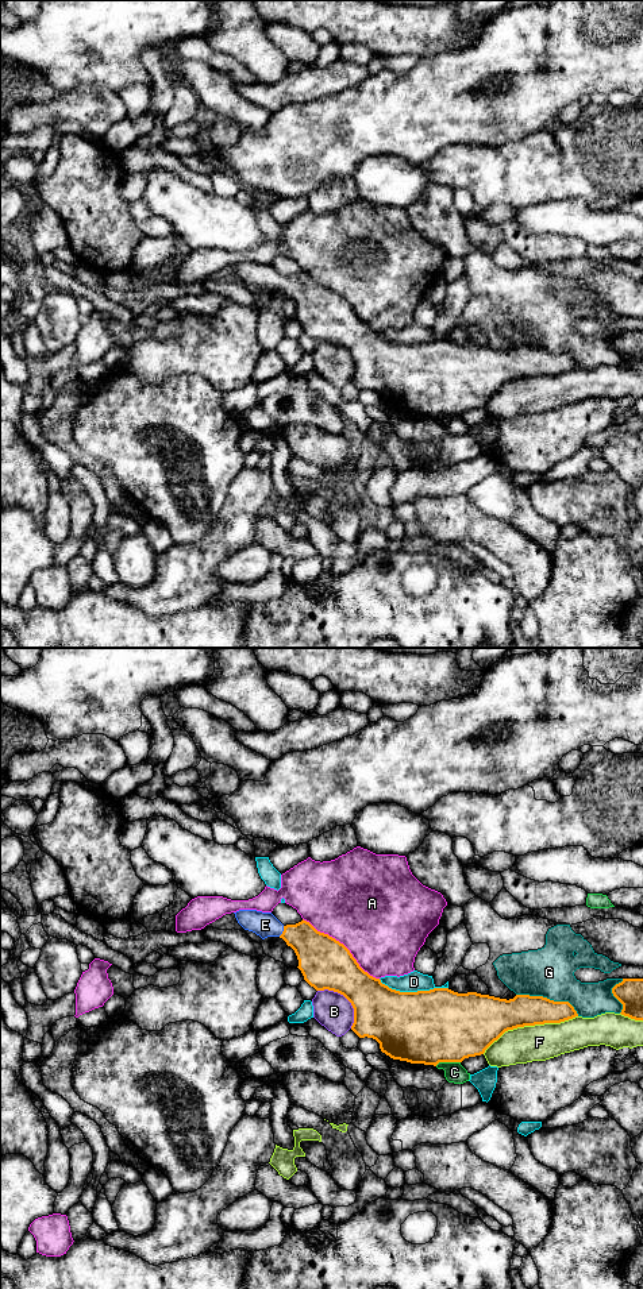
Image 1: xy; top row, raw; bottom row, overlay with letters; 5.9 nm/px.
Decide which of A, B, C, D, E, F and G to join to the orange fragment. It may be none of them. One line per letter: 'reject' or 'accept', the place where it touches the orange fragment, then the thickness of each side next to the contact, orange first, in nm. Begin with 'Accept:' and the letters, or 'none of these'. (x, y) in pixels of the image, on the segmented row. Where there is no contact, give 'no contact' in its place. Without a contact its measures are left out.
Accept: E
A: reject | xy (343, 945) | 300/500 nm
B: reject | xy (346, 998) | 320/220 nm
C: reject | xy (447, 1061) | 440/120 nm
D: reject | xy (414, 992) | 440/120 nm
E: accept | xy (283, 931) | 260/150 nm
F: reject | xy (530, 1025) | 240/220 nm
G: reject | xy (549, 999) | 190/300 nm

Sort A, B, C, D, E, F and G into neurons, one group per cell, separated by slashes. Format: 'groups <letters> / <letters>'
groups A / B / C / D / E / F / G

